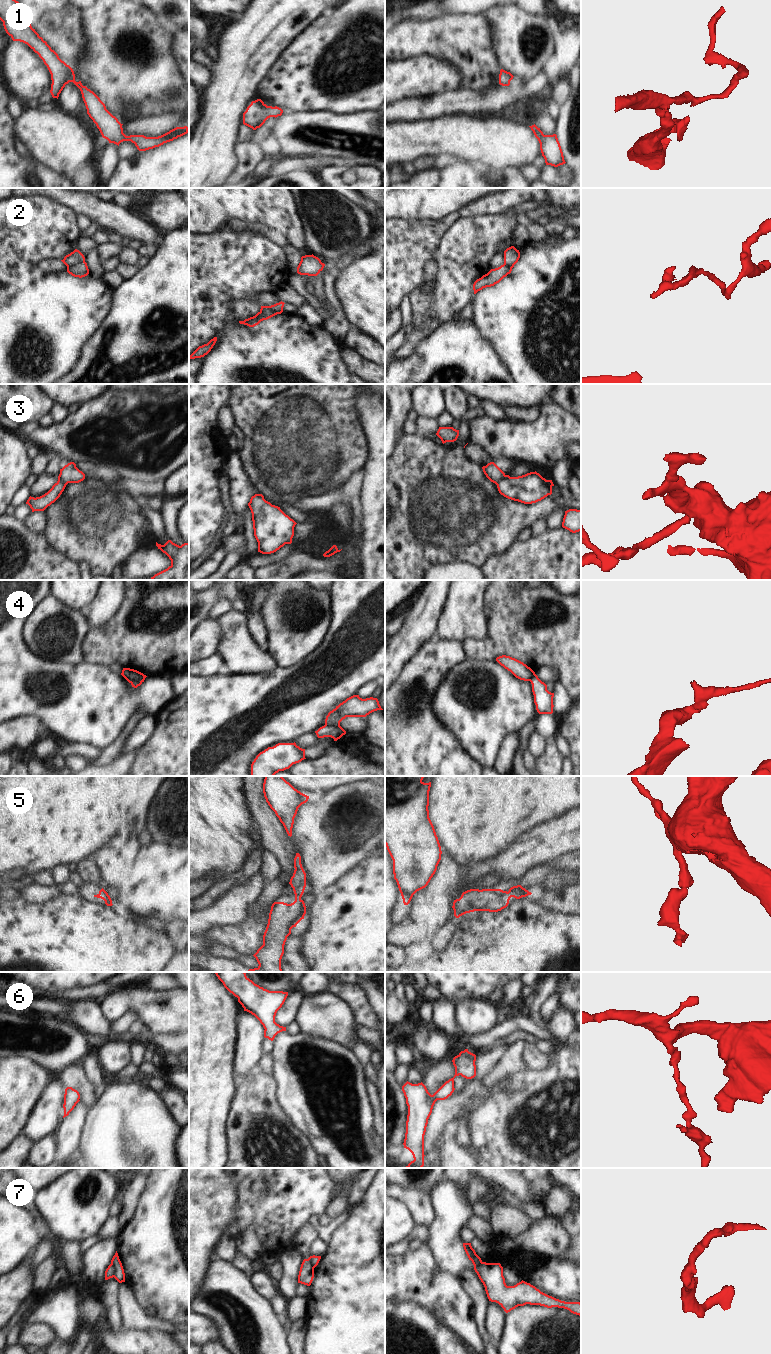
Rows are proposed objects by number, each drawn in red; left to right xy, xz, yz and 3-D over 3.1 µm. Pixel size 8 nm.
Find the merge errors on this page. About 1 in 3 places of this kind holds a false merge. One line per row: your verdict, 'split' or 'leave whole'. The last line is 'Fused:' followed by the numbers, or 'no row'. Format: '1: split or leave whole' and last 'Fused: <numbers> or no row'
1: leave whole
2: split
3: split
4: split
5: leave whole
6: leave whole
7: split
Fused: 2, 3, 4, 7

